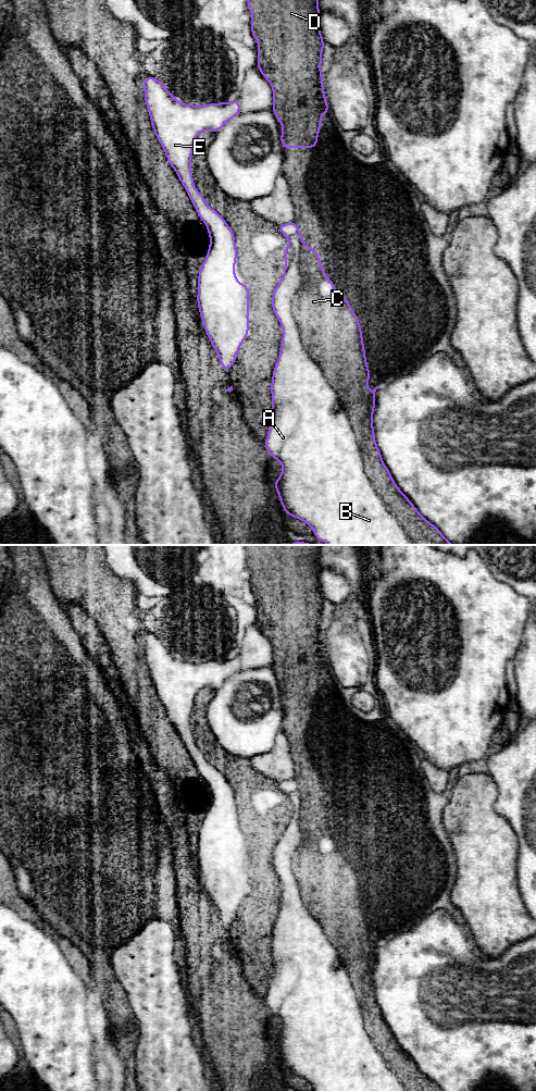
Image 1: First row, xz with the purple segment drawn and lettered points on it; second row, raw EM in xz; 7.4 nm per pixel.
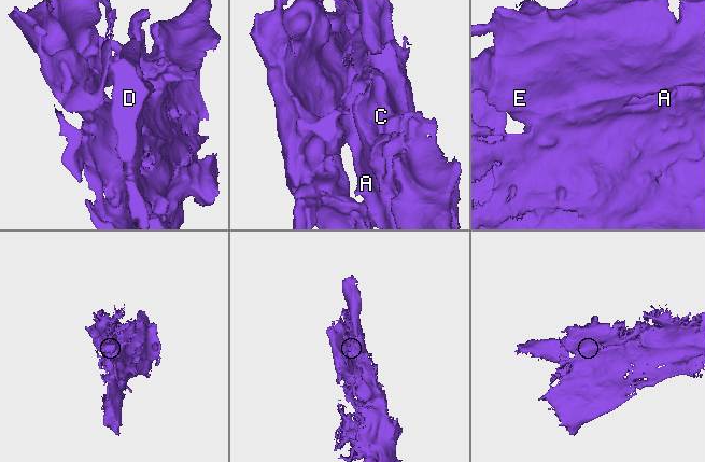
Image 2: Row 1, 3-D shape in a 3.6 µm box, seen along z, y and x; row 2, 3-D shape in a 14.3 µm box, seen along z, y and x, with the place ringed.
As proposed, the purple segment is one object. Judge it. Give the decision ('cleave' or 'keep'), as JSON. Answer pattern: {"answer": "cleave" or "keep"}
{"answer": "cleave"}

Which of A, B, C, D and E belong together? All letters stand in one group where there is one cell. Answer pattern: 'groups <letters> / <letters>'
groups A B E / C D

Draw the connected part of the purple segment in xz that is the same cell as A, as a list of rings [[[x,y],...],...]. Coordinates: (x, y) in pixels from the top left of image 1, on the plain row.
[[[296,778],[278,782],[278,788],[289,797],[289,803],[283,806],[283,811],[285,813],[285,830],[282,836],[277,840],[272,852],[272,866],[282,882],[283,894],[281,900],[279,913],[273,926],[273,933],[271,939],[272,969],[269,990],[265,995],[264,1003],[271,1015],[278,1017],[282,1020],[282,1030],[279,1034],[273,1040],[275,1046],[277,1047],[281,1062],[287,1073],[291,1073],[306,1079],[312,1086],[313,1091],[407,1091],[396,1074],[387,1066],[379,1045],[377,1045],[372,1038],[372,1022],[367,1020],[366,1016],[363,1013],[363,1008],[357,994],[357,990],[351,982],[348,970],[340,960],[338,951],[327,939],[322,926],[314,917],[310,915],[309,910],[307,909],[308,904],[316,904],[320,908],[323,908],[324,903],[322,901],[322,892],[314,888],[314,875],[311,876],[313,881],[311,883],[310,891],[303,894],[299,882],[301,876],[297,877],[292,869],[297,852],[304,840],[303,833],[300,829],[300,811],[302,809],[303,794],[300,791]]]

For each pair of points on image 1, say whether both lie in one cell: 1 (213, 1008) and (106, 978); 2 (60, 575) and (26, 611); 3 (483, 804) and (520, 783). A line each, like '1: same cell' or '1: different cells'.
1: different cells
2: different cells
3: different cells

